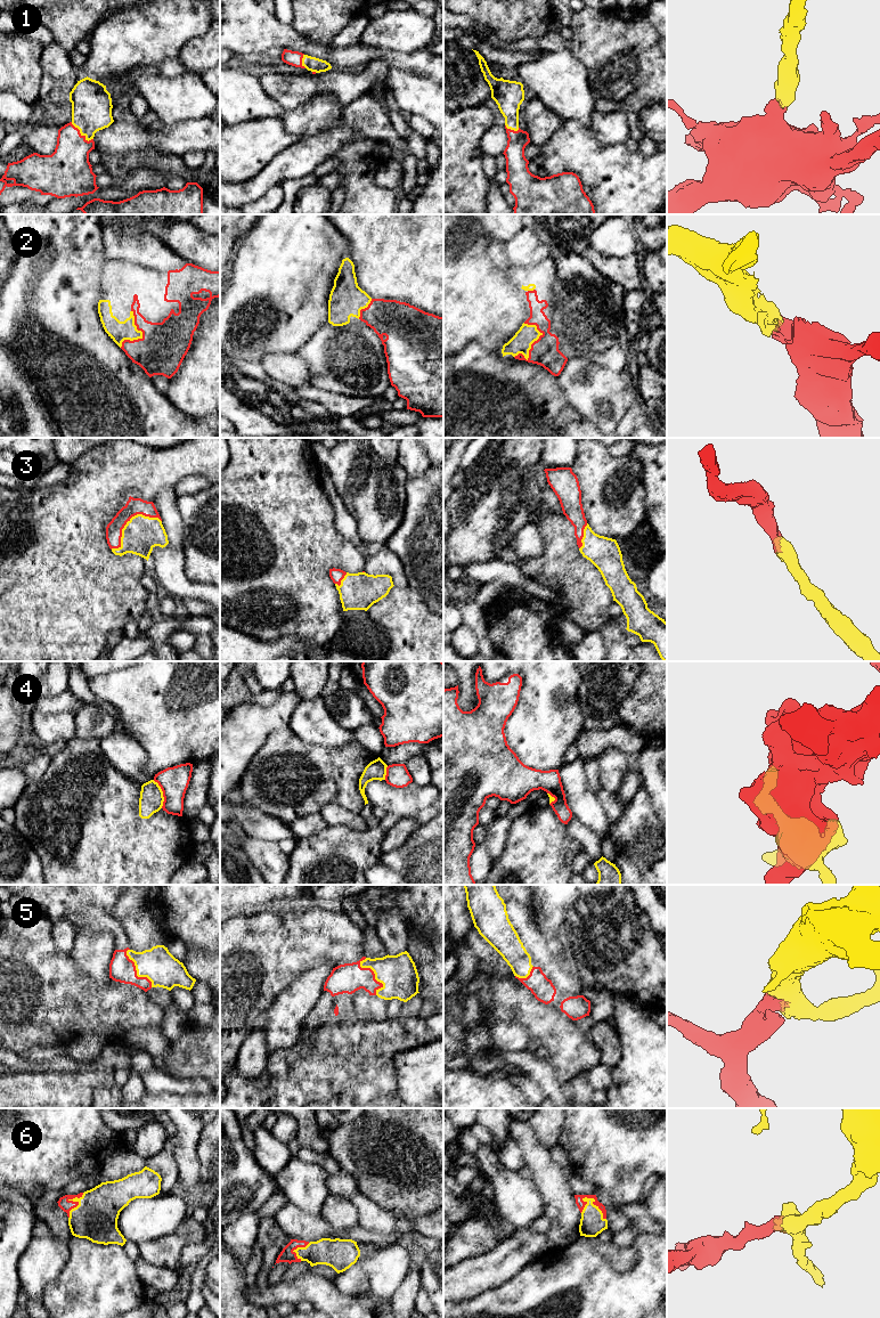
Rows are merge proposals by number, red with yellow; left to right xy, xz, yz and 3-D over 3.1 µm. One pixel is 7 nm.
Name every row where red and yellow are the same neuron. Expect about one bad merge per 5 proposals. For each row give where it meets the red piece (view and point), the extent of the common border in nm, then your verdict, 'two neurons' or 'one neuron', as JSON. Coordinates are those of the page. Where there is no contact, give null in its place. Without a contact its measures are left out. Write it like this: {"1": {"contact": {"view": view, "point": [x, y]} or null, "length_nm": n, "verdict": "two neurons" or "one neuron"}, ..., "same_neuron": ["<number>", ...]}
{"1": {"contact": {"view": "xy", "point": [80, 133]}, "length_nm": 200, "verdict": "one neuron"}, "2": {"contact": {"view": "yz", "point": [531, 348]}, "length_nm": 280, "verdict": "one neuron"}, "3": {"contact": {"view": "xy", "point": [128, 520]}, "length_nm": 420, "verdict": "one neuron"}, "4": {"contact": {"view": "xy", "point": [163, 794]}, "length_nm": 220, "verdict": "two neurons"}, "5": {"contact": {"view": "xz", "point": [374, 974]}, "length_nm": 280, "verdict": "one neuron"}, "6": {"contact": {"view": "yz", "point": [593, 1203]}, "length_nm": 220, "verdict": "one neuron"}, "same_neuron": ["1", "2", "3", "5", "6"]}

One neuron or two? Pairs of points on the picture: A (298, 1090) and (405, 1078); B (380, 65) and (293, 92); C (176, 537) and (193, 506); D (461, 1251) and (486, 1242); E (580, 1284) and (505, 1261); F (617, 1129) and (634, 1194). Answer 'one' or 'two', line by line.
A: two
B: one
C: two
D: one
E: two
F: one

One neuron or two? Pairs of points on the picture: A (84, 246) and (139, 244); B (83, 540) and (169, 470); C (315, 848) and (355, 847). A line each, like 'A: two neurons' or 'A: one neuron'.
A: two neurons
B: one neuron
C: one neuron

